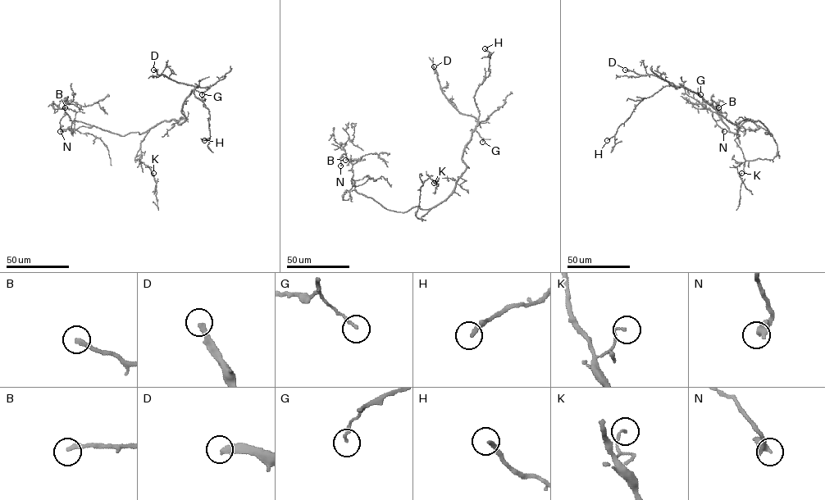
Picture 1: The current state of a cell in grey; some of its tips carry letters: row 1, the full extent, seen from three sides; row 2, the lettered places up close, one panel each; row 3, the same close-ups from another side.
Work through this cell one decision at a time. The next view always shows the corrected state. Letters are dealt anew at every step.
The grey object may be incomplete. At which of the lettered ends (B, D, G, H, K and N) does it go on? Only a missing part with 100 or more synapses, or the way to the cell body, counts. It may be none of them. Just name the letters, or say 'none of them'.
D

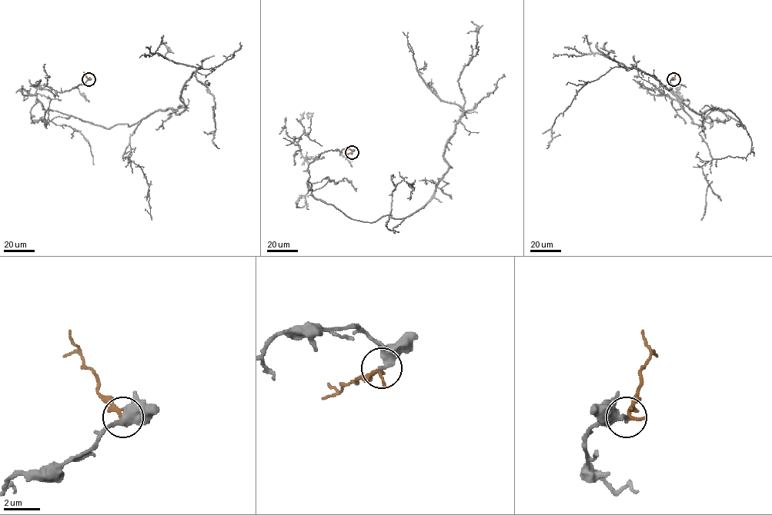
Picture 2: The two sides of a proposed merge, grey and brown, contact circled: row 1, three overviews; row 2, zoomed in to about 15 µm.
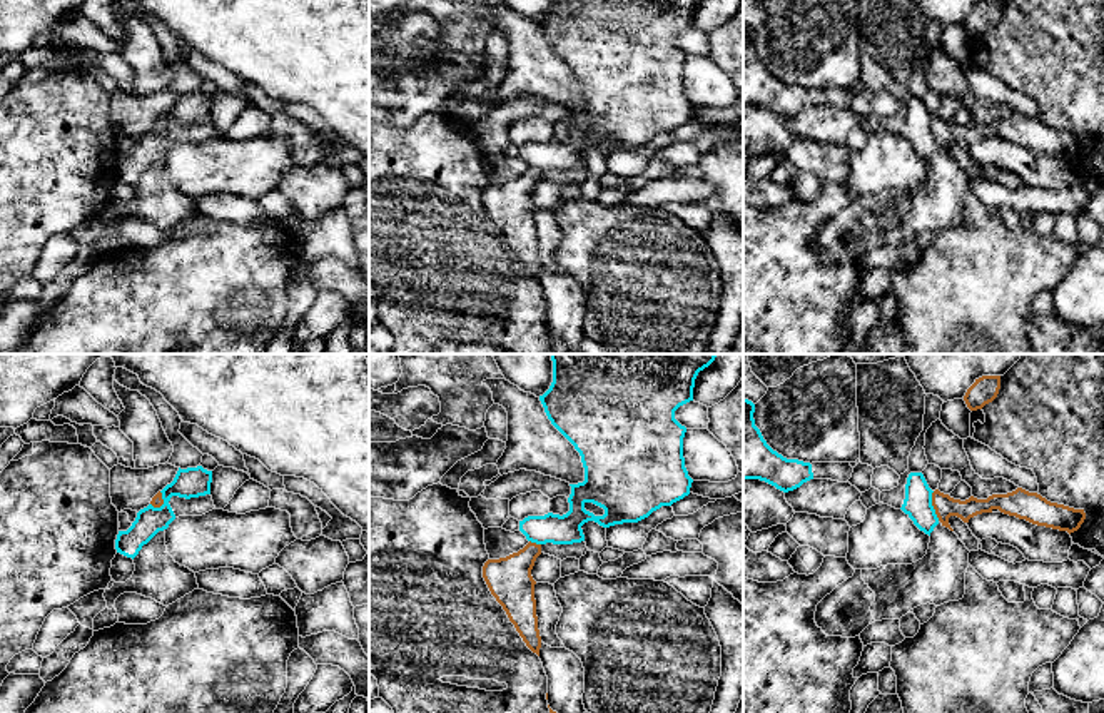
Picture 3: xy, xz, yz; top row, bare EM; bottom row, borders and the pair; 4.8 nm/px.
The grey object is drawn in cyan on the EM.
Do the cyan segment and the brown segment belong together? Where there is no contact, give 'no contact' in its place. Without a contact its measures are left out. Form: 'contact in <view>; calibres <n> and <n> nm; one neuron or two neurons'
contact in yz; calibres 140 and 110 nm; two neurons

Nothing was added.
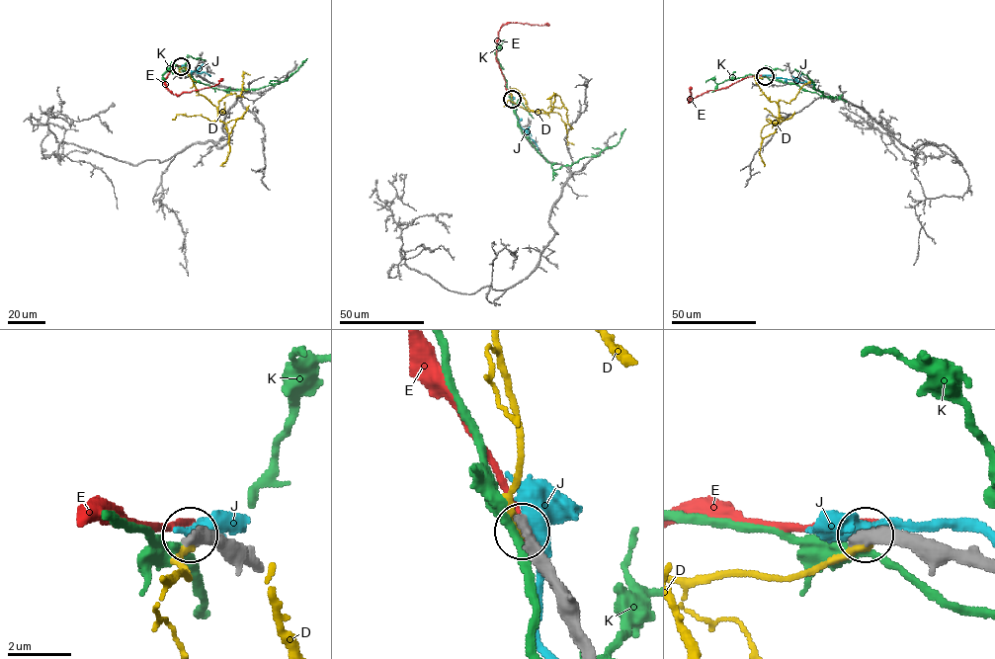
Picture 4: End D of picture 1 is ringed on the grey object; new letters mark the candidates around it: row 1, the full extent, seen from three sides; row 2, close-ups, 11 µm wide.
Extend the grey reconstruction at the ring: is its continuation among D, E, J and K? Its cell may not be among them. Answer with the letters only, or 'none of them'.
none of them

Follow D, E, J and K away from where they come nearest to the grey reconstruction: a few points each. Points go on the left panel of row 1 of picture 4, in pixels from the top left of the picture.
D: (181, 66), (198, 95), (216, 107), (217, 117), (224, 123), (228, 135), (235, 122), (242, 118), (249, 106)
E: (182, 65), (175, 65), (164, 80), (174, 94), (213, 86), (223, 78)
J: (182, 66), (210, 76)
K: (181, 66), (197, 81), (213, 88), (247, 90), (286, 80), (307, 58)

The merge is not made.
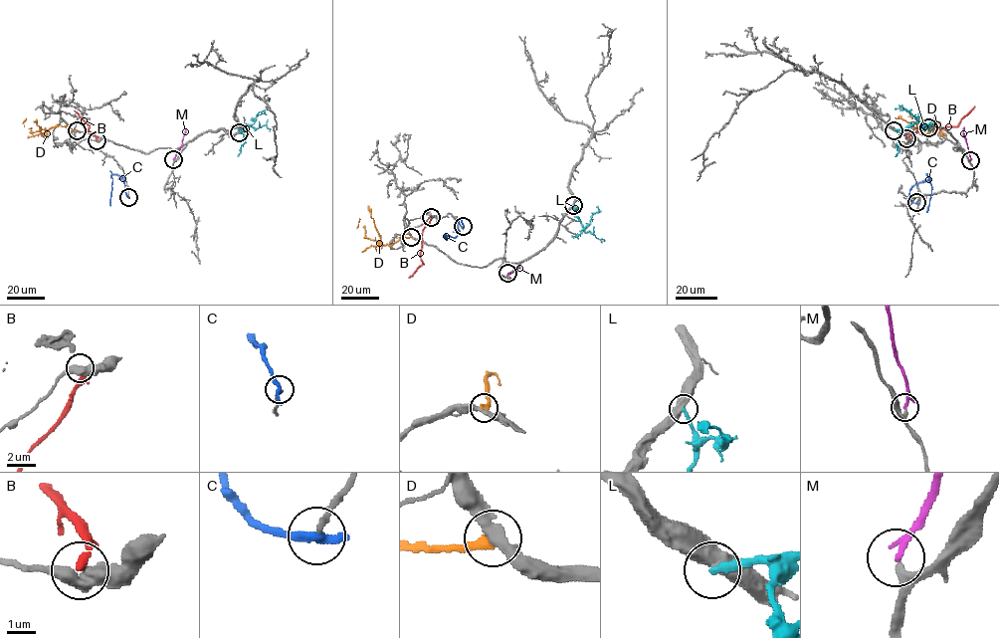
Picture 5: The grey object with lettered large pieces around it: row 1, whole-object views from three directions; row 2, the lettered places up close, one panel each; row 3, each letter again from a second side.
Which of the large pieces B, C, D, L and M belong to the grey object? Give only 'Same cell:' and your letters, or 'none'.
Same cell: none

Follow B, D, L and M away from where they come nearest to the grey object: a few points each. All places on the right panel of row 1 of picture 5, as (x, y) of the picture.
B: (906, 138), (927, 126), (943, 128), (959, 124), (974, 106)
D: (929, 127), (929, 123), (937, 121), (938, 125), (921, 134), (906, 121), (895, 117)
L: (894, 130), (919, 122), (901, 106), (896, 109)
M: (970, 160), (964, 126)

